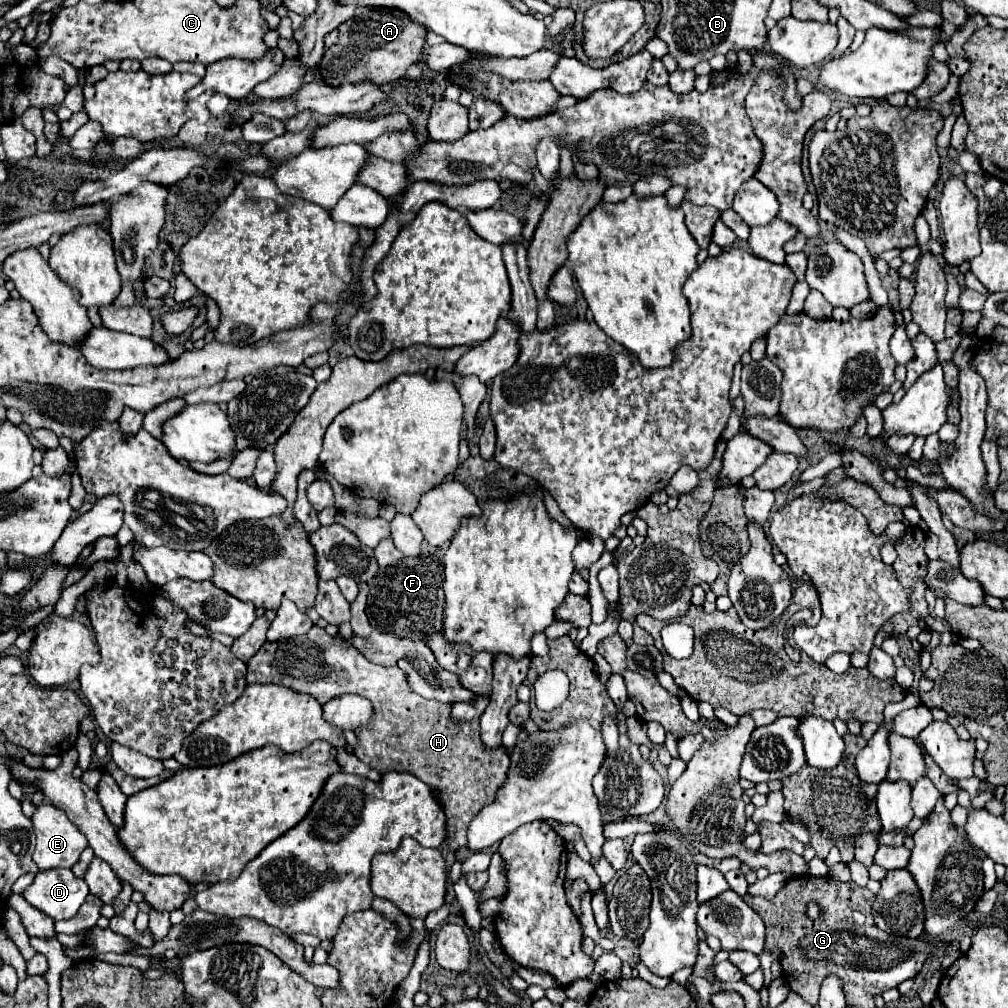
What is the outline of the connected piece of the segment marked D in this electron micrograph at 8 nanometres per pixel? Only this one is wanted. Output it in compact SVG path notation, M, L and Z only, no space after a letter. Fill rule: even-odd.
M68 868L42 870L22 896L52 920L68 920L84 904L90 894L86 882L76 878Z

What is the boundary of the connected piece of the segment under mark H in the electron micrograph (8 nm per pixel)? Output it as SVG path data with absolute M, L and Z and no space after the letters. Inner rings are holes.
M312 626L308 634L282 640L282 642L266 642L250 660L248 660L248 684L280 684L286 688L292 688L296 692L306 692L312 694L320 704L332 700L334 696L340 694L358 694L362 698L368 698L374 706L374 720L370 726L364 726L364 730L356 730L354 734L360 740L360 746L354 748L358 752L358 758L366 762L370 768L378 770L380 774L390 772L390 770L406 770L414 776L418 776L422 782L426 782L430 788L438 788L442 794L442 804L444 812L448 818L448 844L452 850L458 850L466 846L468 842L468 824L470 820L490 802L494 802L498 790L506 782L510 758L506 750L500 748L484 748L480 742L480 722L468 722L468 724L456 724L450 718L450 704L426 700L418 696L406 682L406 674L398 670L396 666L378 666L372 664L370 660L364 658L360 650L356 650L350 642L344 638L334 638L326 634L326 630Z

